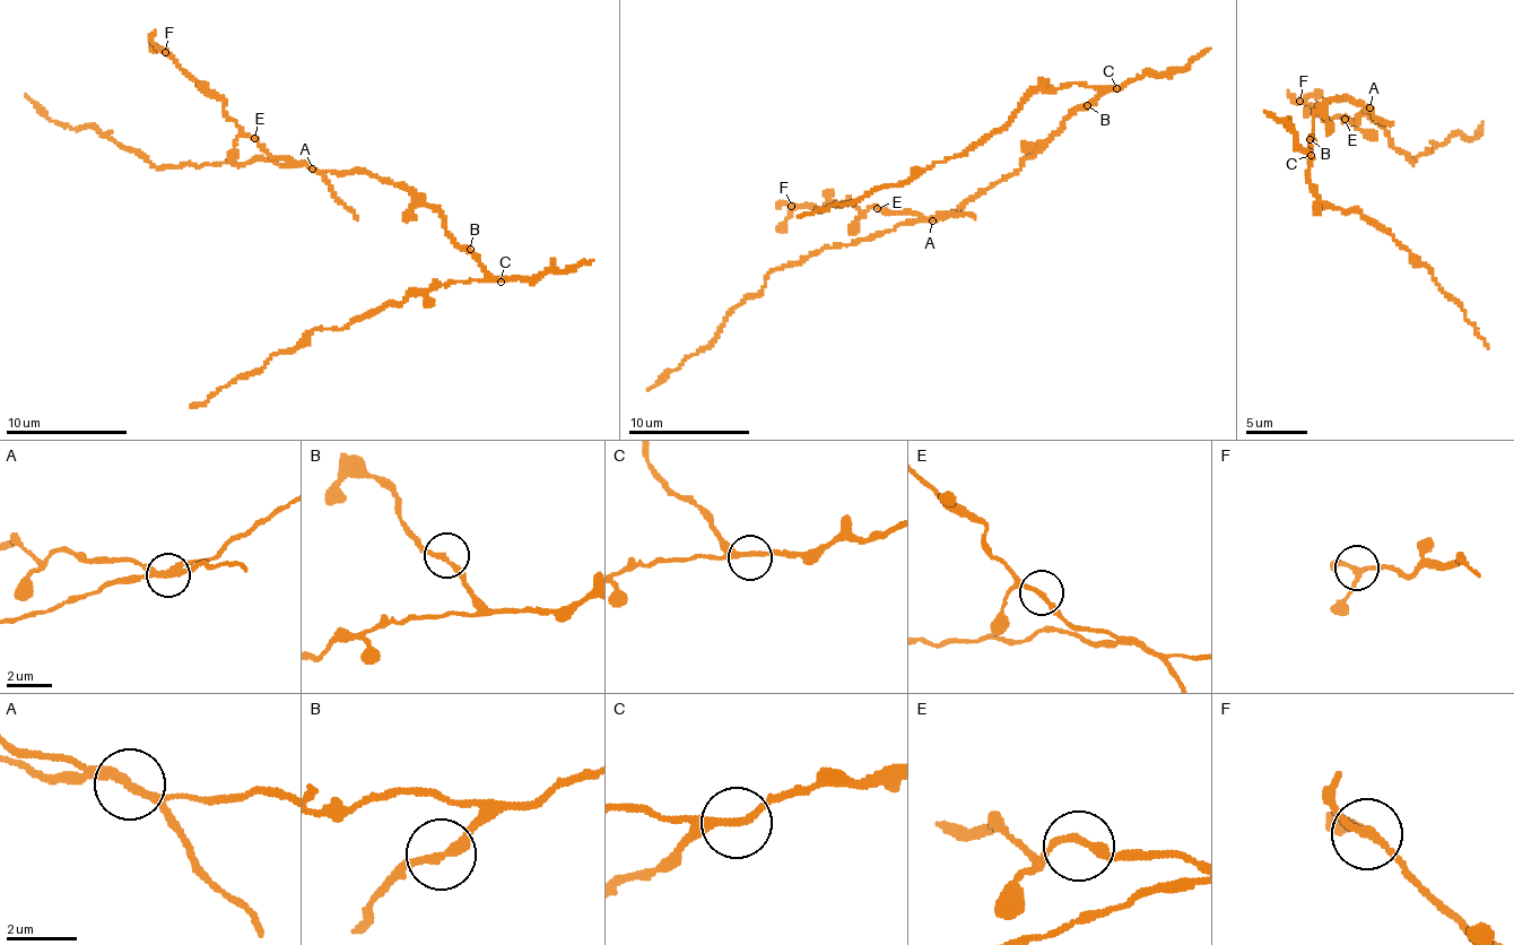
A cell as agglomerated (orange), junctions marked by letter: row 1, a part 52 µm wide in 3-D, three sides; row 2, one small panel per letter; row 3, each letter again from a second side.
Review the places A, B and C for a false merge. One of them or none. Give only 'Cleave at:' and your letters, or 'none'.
Cleave at: A

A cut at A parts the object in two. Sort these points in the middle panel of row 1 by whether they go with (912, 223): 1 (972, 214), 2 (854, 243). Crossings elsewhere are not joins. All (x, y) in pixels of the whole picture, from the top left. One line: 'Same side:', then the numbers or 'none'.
Same side: 2

